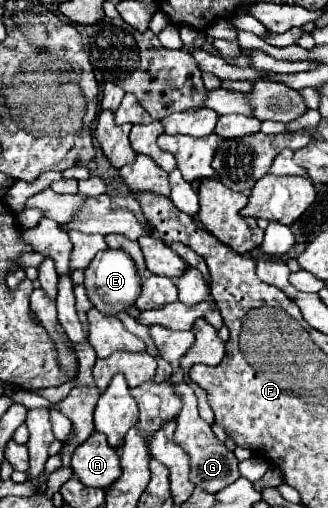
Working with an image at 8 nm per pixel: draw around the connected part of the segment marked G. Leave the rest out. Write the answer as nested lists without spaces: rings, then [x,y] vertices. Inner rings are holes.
[[[176,382],[174,388],[178,388],[178,396],[182,396],[182,410],[176,416],[176,432],[174,432],[174,442],[184,448],[184,452],[190,456],[190,480],[194,486],[206,490],[206,492],[218,492],[224,486],[232,484],[234,480],[240,478],[238,472],[238,460],[234,452],[230,452],[212,432],[210,424],[206,424],[198,416],[198,406],[196,406],[196,396],[194,390],[186,382]]]

